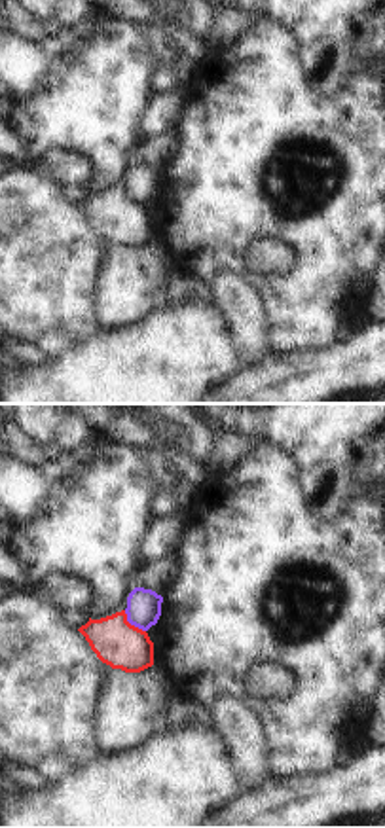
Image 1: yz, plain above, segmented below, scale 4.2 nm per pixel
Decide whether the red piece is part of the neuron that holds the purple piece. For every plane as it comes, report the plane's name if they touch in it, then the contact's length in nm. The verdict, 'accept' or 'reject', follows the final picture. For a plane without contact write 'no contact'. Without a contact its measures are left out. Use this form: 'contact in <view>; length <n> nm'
contact in yz; length 130 nm

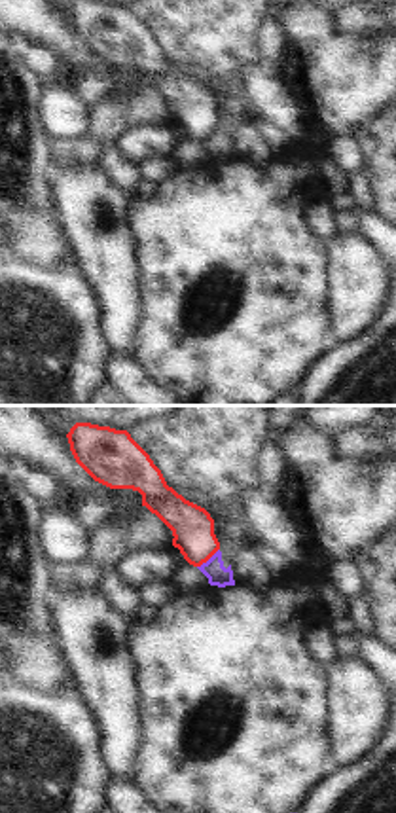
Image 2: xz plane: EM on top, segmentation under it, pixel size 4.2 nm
contact in xz; length 130 nm

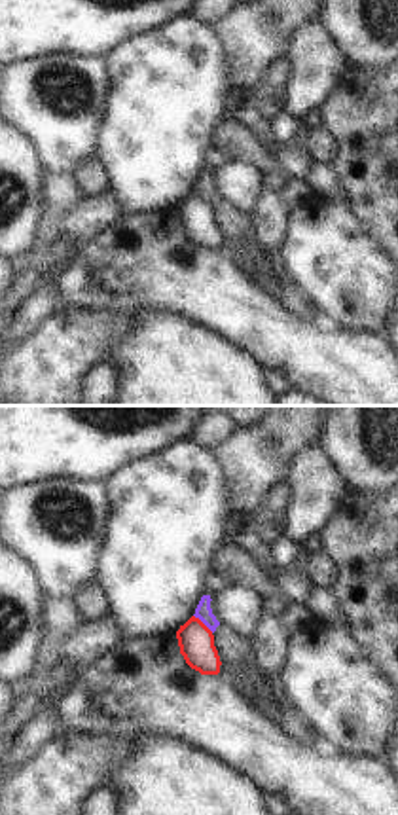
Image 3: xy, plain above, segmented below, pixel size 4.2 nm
contact in xy; length 120 nm

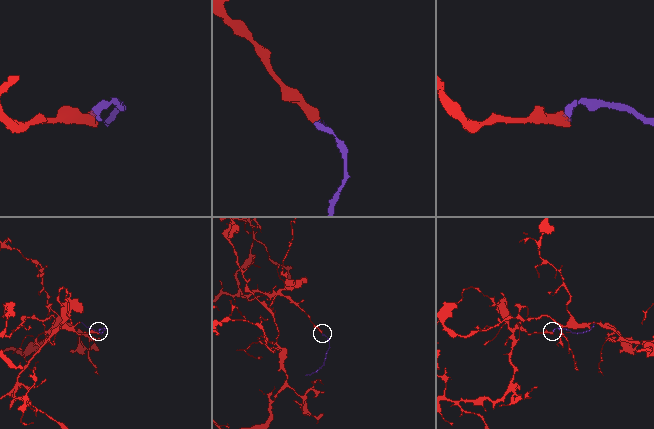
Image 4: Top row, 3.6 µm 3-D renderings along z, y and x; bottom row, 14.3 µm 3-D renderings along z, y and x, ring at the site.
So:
reject

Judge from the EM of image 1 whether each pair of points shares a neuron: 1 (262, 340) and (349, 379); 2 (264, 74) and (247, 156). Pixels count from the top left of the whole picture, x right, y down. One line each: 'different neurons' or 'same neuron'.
1: different neurons
2: same neuron

